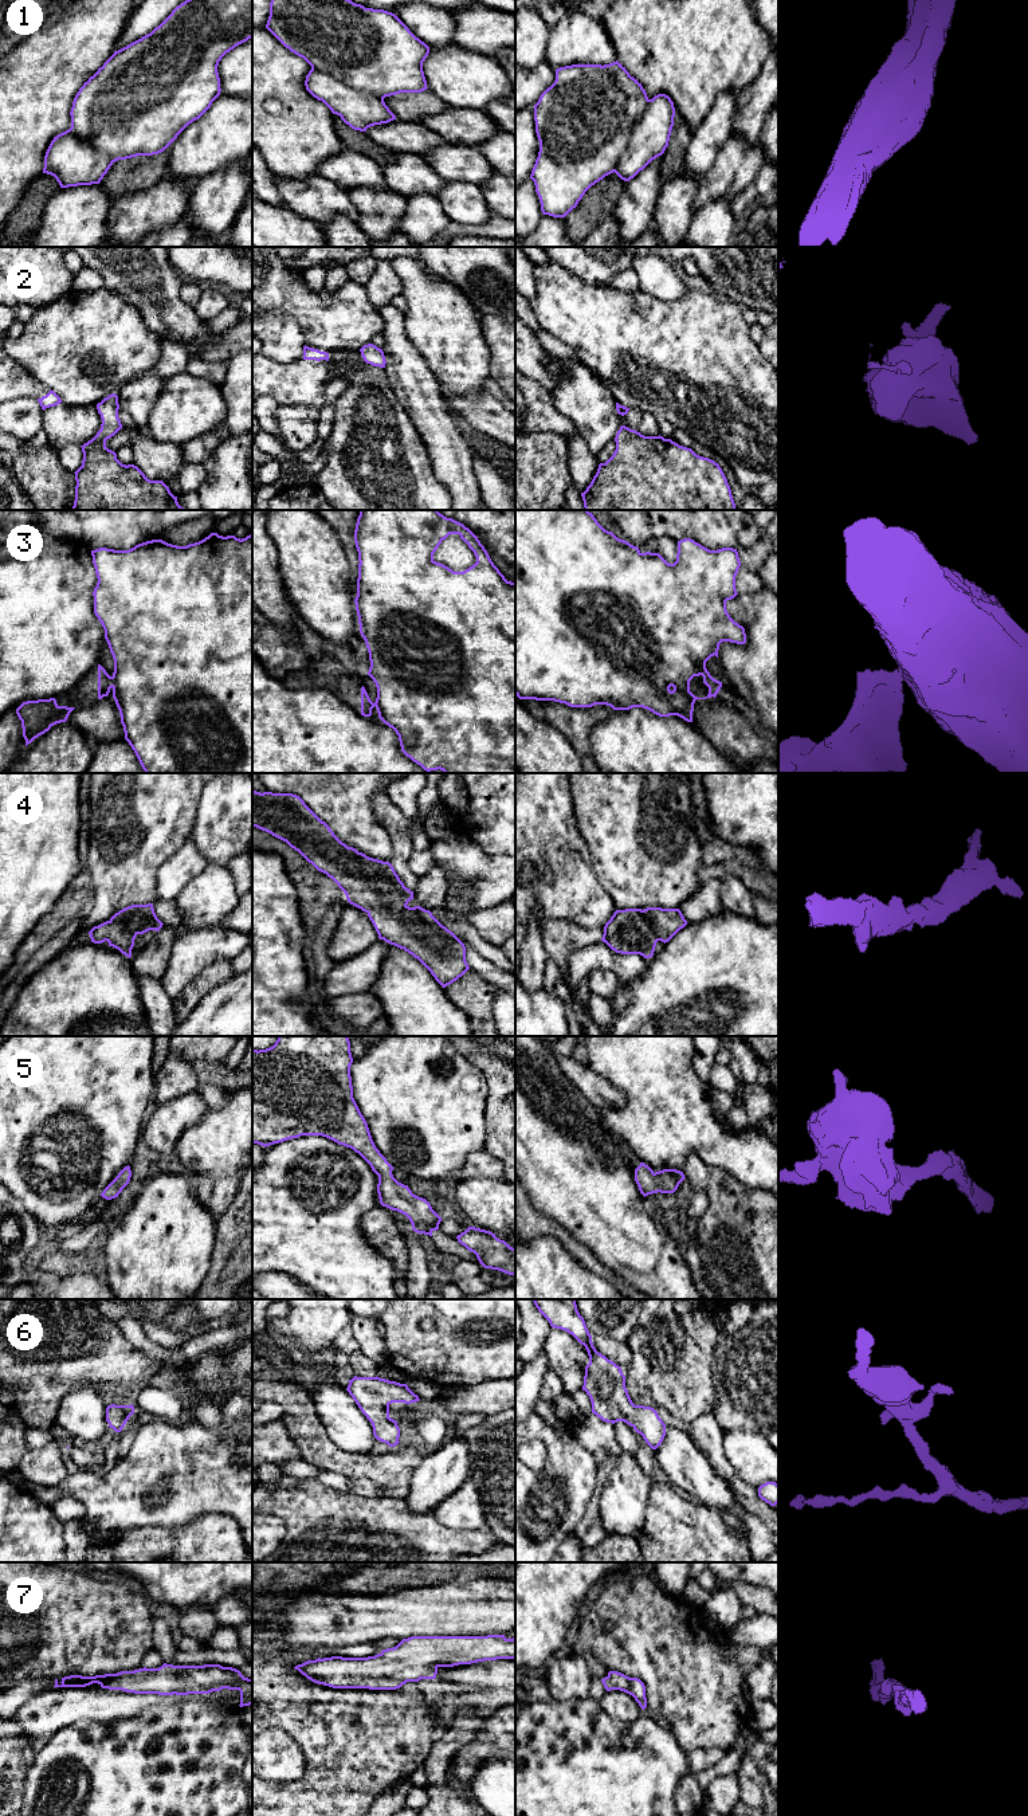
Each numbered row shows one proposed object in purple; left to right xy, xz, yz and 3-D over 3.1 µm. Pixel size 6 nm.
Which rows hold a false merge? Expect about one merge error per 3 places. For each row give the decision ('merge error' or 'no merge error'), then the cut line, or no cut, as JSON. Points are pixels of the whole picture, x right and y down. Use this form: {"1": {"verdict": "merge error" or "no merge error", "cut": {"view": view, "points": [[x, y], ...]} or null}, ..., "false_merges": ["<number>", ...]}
{"1": {"verdict": "merge error", "cut": {"view": "xz", "points": [[312, 66], [352, 87], [365, 90], [383, 99]]}}, "2": {"verdict": "merge error", "cut": {"view": "yz", "points": [[628, 408], [624, 414]]}}, "3": {"verdict": "merge error", "cut": {"view": "xy", "points": [[110, 677], [113, 686]]}}, "4": {"verdict": "no merge error", "cut": null}, "5": {"verdict": "no merge error", "cut": null}, "6": {"verdict": "no merge error", "cut": null}, "7": {"verdict": "no merge error", "cut": null}, "false_merges": ["1", "2", "3"]}

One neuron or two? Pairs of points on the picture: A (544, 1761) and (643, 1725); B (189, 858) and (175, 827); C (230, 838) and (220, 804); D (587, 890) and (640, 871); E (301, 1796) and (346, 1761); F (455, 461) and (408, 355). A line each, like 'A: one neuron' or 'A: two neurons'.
A: one neuron
B: two neurons
C: one neuron
D: two neurons
E: one neuron
F: one neuron

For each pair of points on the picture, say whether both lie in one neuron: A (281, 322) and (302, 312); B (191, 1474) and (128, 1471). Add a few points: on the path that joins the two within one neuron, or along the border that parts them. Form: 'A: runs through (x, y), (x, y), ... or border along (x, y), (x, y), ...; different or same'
A: border along (266, 312), (287, 313), (299, 326), (305, 344); different
B: runs through (175, 1474), (144, 1474); same

